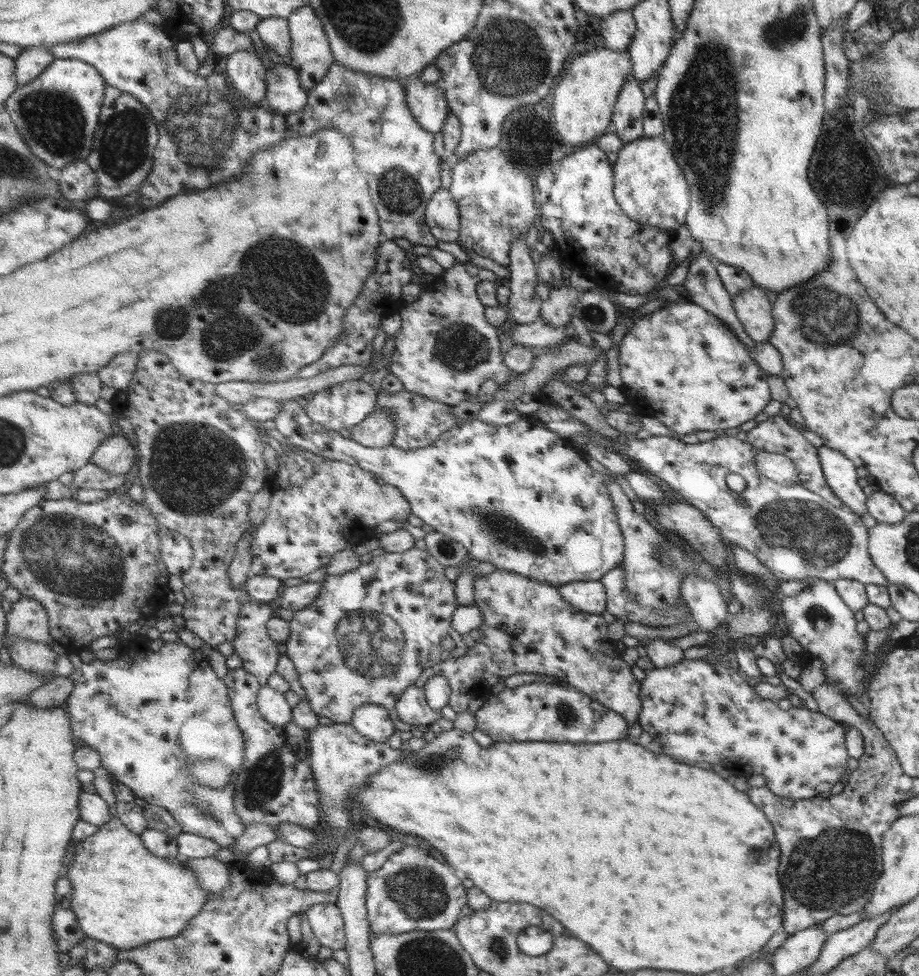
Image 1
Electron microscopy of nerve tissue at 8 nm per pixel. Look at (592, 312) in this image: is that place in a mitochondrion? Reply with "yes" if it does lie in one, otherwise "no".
yes

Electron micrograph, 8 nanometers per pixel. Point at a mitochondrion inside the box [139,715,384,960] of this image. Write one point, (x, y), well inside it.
(262, 784)

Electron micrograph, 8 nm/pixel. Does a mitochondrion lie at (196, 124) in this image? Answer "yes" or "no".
yes

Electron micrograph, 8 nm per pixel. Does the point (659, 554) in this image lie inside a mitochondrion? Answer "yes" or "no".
yes

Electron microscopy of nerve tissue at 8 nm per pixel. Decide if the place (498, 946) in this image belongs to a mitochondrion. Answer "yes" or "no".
yes

